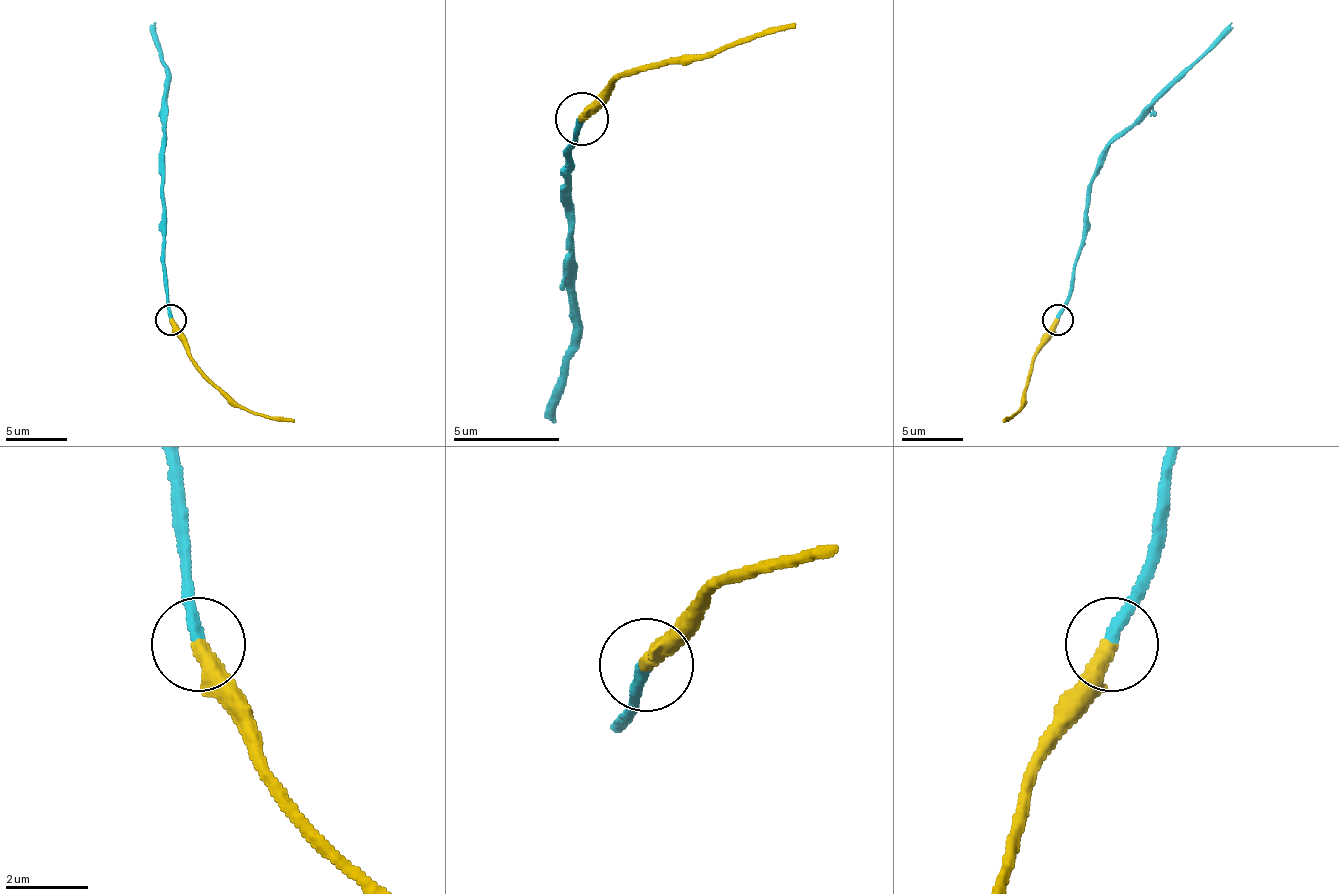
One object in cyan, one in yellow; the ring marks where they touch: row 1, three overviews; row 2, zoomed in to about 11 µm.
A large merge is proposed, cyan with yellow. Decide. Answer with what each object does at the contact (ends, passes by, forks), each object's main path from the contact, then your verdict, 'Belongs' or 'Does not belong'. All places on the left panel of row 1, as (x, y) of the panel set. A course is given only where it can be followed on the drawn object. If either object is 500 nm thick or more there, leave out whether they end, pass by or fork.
At the ring cyan ends. At the ring yellow ends. Course of cyan: (170, 319), (164, 279), (167, 63), (155, 23). Course of yellow: (170, 319), (173, 334), (225, 393), (250, 411), (293, 420). Belongs

